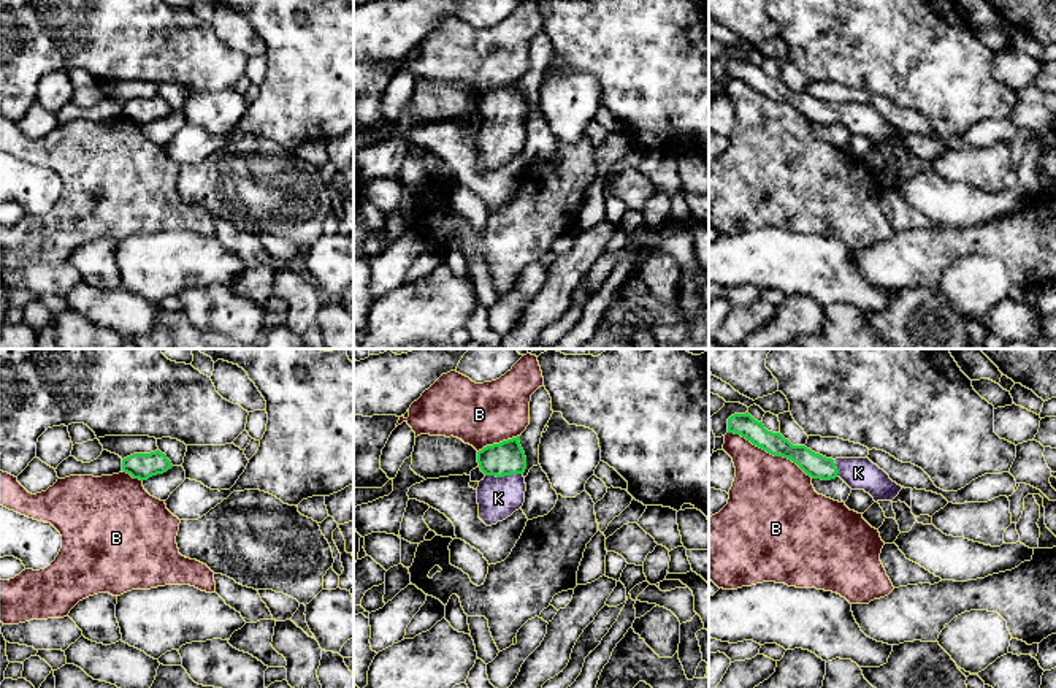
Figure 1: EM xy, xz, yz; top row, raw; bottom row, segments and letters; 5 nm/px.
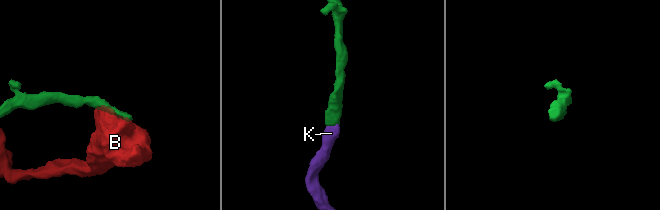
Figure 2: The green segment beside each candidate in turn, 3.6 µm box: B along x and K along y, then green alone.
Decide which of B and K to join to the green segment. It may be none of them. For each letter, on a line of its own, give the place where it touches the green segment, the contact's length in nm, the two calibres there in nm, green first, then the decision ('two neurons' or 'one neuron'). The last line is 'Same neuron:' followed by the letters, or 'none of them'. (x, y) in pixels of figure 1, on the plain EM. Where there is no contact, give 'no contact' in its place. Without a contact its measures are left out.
B: contact yz (771, 99); length 500 nm; calibres 120 and 440 nm; two neurons
K: contact xz (503, 121); length 190 nm; calibres 170 and 220 nm; one neuron
Same neuron: K

